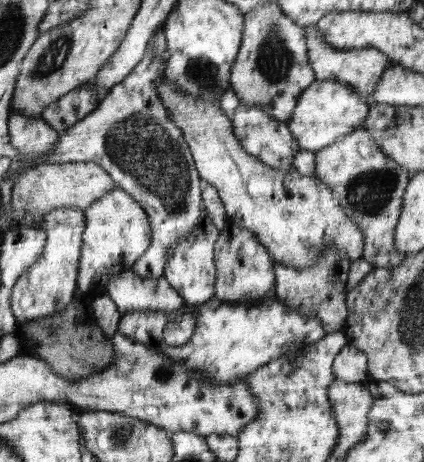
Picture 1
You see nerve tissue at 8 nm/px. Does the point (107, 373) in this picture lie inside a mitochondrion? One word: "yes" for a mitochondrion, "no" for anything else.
no

